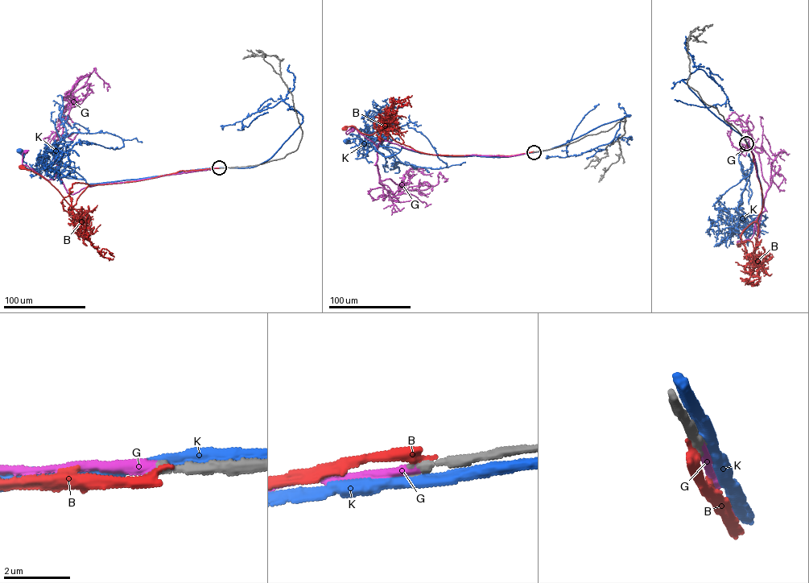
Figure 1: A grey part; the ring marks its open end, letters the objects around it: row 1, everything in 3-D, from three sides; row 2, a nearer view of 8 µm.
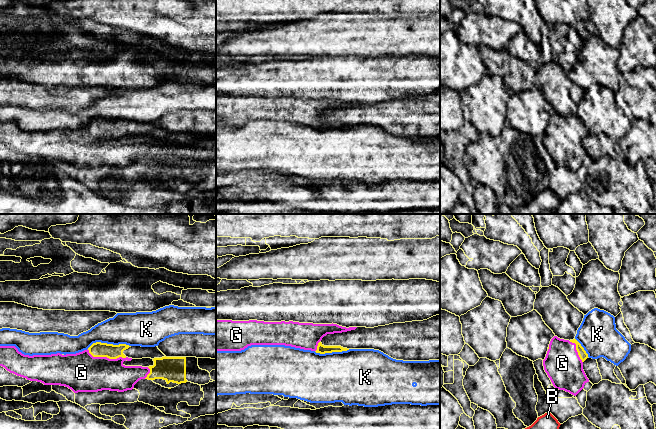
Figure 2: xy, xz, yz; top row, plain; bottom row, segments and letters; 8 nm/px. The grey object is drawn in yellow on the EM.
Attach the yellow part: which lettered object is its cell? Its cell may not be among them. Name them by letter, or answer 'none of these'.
G

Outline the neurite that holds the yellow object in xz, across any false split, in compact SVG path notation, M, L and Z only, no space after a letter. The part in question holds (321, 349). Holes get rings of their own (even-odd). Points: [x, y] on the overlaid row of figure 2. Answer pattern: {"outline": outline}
{"outline": "M216 320L216 351L241 351L251 345L285 345L325 354L349 349L341 346L324 346L320 341L327 334L355 330L357 327L342 327L337 324L313 324L299 322L264 322L257 320Z"}

